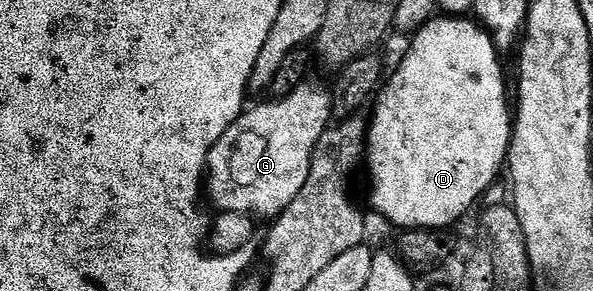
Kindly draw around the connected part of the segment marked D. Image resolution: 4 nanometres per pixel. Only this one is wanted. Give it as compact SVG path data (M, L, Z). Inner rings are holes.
M434 17L428 23L424 23L422 27L412 36L413 44L409 47L409 52L401 59L401 64L397 67L397 72L393 76L388 76L387 82L380 88L379 94L376 96L375 104L377 108L373 111L373 120L370 118L367 123L367 171L369 167L369 175L373 178L373 207L386 219L389 223L394 223L395 226L401 227L400 229L449 229L452 223L457 223L473 206L477 203L477 198L492 185L497 179L497 174L503 171L509 158L509 143L513 140L513 121L514 116L511 114L511 99L505 96L505 71L501 68L499 52L493 43L493 37L489 34L488 30L480 22L474 21L469 17Z

